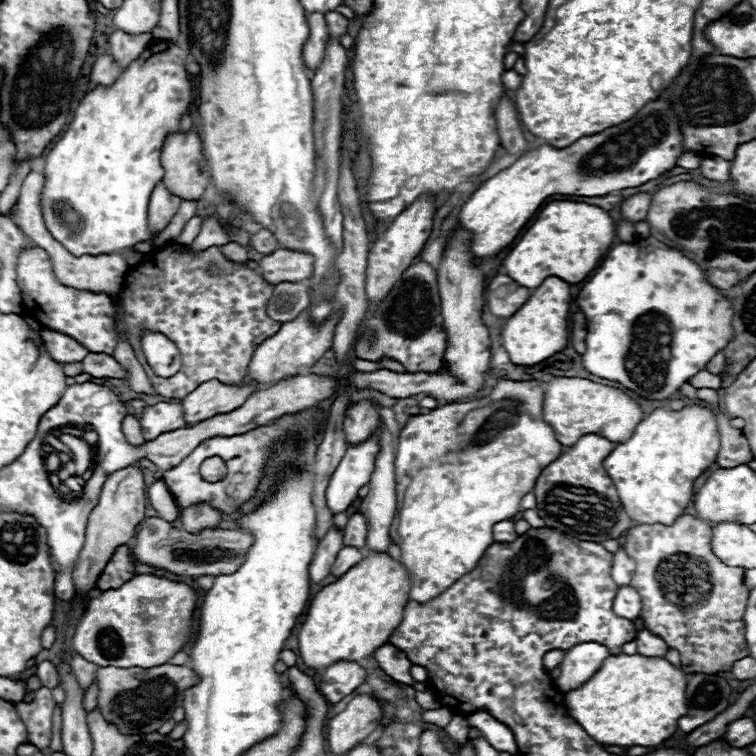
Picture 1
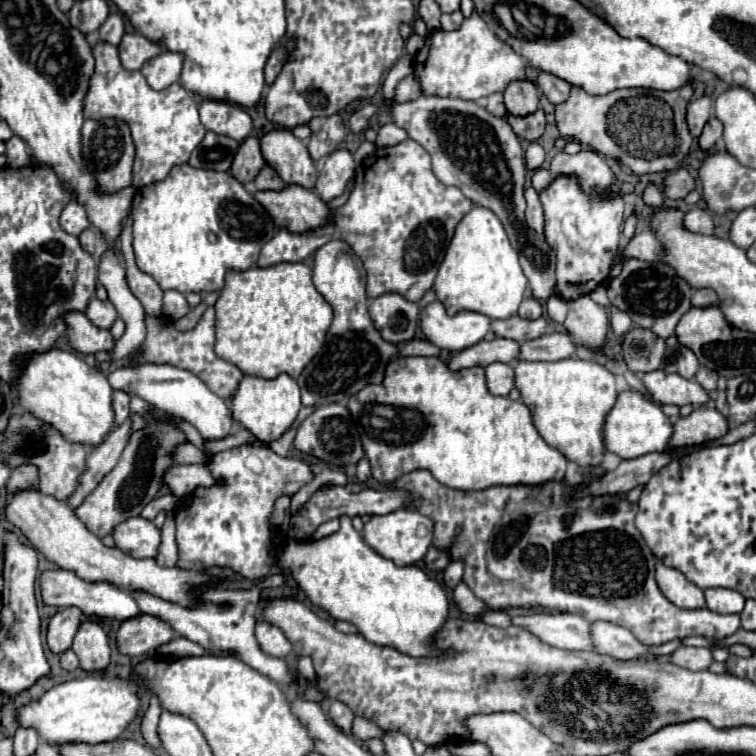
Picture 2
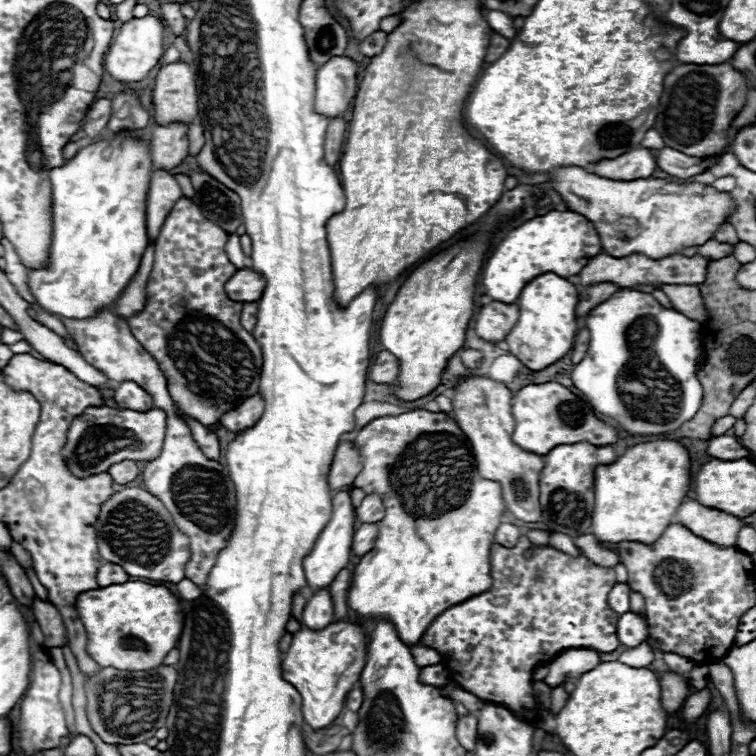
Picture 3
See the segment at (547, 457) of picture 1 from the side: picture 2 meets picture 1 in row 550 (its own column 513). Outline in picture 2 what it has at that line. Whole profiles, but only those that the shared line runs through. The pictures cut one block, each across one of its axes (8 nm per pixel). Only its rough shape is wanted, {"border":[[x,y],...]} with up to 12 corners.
{"border":[[396,356],[354,394],[372,476],[456,490],[562,480],[484,368]]}

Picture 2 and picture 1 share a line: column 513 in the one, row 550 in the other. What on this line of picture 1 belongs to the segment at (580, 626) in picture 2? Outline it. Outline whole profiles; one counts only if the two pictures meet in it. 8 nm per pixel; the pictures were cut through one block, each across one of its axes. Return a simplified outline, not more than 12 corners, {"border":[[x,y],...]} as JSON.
{"border":[[620,548],[614,552],[612,580],[628,586],[634,574],[634,560]]}

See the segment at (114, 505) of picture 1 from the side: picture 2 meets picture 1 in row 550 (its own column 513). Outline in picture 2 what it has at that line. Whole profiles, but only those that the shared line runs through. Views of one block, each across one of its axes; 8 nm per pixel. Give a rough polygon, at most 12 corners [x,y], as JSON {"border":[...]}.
{"border":[[514,80],[504,104],[514,116],[538,108],[538,90],[530,80]]}

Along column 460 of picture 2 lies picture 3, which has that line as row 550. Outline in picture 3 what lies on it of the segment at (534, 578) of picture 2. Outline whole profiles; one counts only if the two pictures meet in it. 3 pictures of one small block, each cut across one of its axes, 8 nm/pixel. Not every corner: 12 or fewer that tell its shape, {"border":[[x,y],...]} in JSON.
{"border":[[492,544],[492,588],[420,638],[534,722],[534,666],[612,652],[614,570]]}

